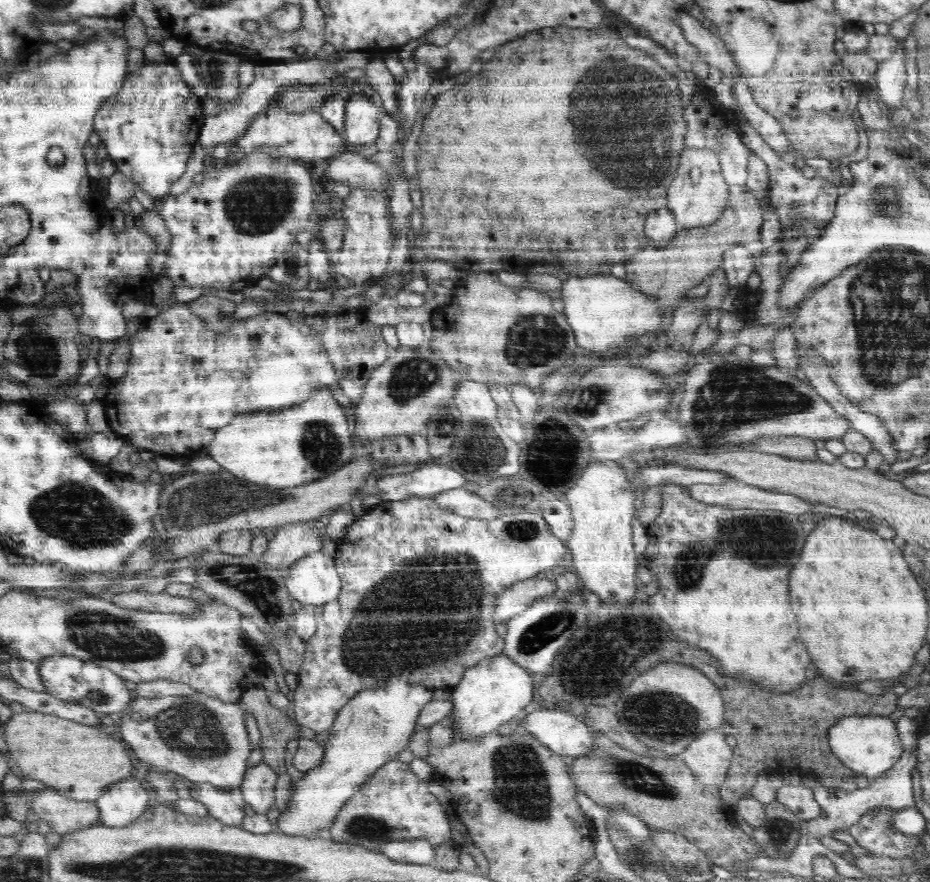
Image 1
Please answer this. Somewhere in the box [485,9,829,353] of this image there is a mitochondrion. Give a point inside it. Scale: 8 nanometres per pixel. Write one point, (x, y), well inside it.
(632, 153)

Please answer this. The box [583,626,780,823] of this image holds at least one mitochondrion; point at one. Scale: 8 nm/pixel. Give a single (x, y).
(661, 716)

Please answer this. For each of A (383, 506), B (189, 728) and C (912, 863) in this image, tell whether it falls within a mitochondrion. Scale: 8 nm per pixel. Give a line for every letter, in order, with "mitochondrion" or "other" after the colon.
A: other
B: mitochondrion
C: other

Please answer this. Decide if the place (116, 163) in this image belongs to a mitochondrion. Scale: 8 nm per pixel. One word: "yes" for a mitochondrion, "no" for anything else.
no

